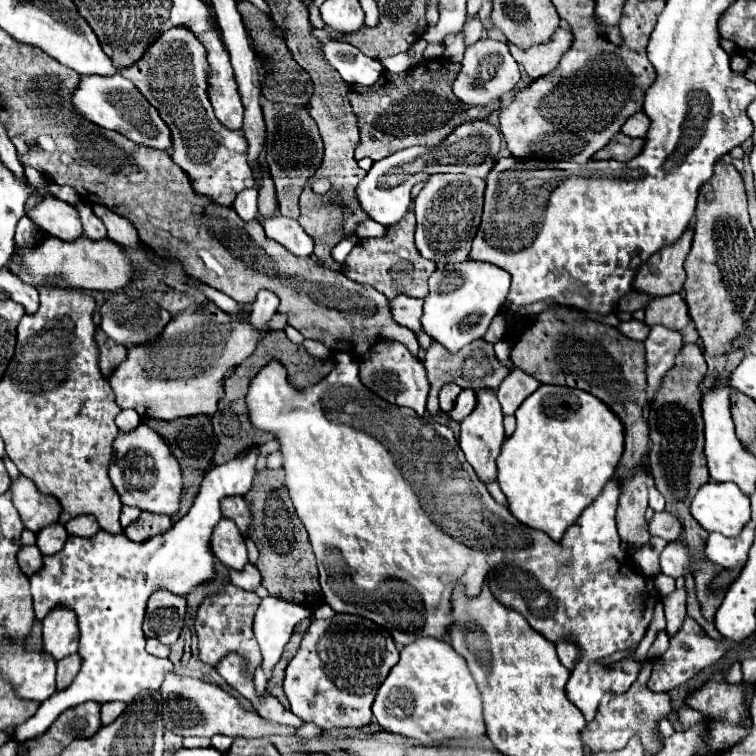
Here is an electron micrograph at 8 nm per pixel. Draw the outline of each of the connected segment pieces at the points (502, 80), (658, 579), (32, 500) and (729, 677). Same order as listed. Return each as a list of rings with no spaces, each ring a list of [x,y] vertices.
[[[487,38],[487,40],[479,40],[467,48],[465,58],[461,62],[461,70],[453,82],[453,92],[465,104],[483,106],[483,104],[489,104],[489,102],[501,98],[505,92],[513,90],[515,84],[519,82],[519,76],[521,76],[519,64],[511,58],[507,44]]]
[[[659,573],[654,578],[655,588],[661,596],[666,596],[676,589],[675,579],[663,573]]]
[[[19,476],[19,480],[11,484],[11,490],[13,490],[13,504],[25,528],[29,528],[31,532],[39,532],[43,526],[57,522],[61,512],[59,502],[51,496],[41,494],[31,480]]]
[[[735,662],[735,664],[723,674],[723,680],[725,680],[725,682],[731,682],[731,684],[741,684],[741,682],[743,682],[743,676],[741,676],[741,664]]]

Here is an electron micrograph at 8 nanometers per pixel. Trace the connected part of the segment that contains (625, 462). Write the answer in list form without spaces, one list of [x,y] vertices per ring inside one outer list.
[[[555,306],[533,318],[525,328],[523,338],[513,346],[511,360],[541,384],[561,384],[593,394],[619,416],[625,426],[625,452],[615,470],[615,478],[623,480],[623,492],[617,508],[617,530],[621,540],[627,544],[635,544],[635,548],[645,546],[651,536],[645,522],[647,470],[639,468],[649,450],[647,422],[643,418],[643,410],[647,406],[647,364],[643,342],[625,338],[613,326],[587,320],[573,308]]]

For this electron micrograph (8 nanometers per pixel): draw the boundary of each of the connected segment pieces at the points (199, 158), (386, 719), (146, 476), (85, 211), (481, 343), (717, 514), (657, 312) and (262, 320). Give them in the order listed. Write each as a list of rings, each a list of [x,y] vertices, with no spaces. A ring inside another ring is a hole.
[[[171,28],[133,68],[123,68],[121,74],[139,88],[169,126],[173,142],[169,156],[187,172],[191,188],[207,196],[213,204],[233,206],[241,190],[255,186],[255,178],[247,164],[247,138],[243,130],[235,132],[225,128],[213,114],[207,98],[207,70],[209,64],[203,44],[187,28]]]
[[[419,638],[413,644],[405,646],[399,652],[399,662],[387,674],[387,680],[379,686],[375,696],[375,704],[371,706],[375,722],[383,728],[383,732],[415,738],[423,744],[441,744],[453,738],[465,740],[483,740],[485,738],[485,722],[483,722],[483,708],[481,708],[481,694],[477,684],[465,664],[465,660],[449,646],[445,640],[437,638]]]
[[[141,422],[139,428],[131,432],[119,432],[113,448],[115,456],[109,466],[109,478],[119,492],[121,502],[139,510],[173,516],[181,506],[182,473],[167,444],[163,444],[163,438]]]
[[[79,202],[75,208],[79,210],[79,216],[81,216],[81,222],[83,222],[83,230],[85,230],[87,238],[91,238],[91,240],[103,240],[103,238],[107,238],[107,228],[93,214],[93,210],[91,210],[89,204]]]
[[[475,340],[469,346],[465,346],[463,350],[459,350],[457,354],[451,354],[441,344],[433,342],[431,348],[425,352],[425,368],[427,368],[427,374],[429,374],[429,382],[431,382],[431,392],[429,392],[429,400],[427,400],[427,412],[431,416],[435,416],[437,410],[439,410],[437,408],[437,394],[439,394],[439,390],[445,382],[455,382],[461,388],[471,388],[471,390],[497,388],[501,384],[501,380],[509,374],[499,364],[499,360],[495,358],[493,344],[489,344],[485,340]]]
[[[707,482],[691,502],[691,516],[707,532],[737,536],[751,518],[749,496],[731,482]]]
[[[679,294],[653,298],[645,310],[645,324],[661,324],[669,330],[683,330],[689,324],[689,310]]]
[[[261,290],[257,294],[257,300],[251,306],[251,314],[249,314],[247,322],[253,324],[255,330],[265,332],[269,328],[271,316],[277,312],[277,306],[279,306],[279,298],[269,290]]]

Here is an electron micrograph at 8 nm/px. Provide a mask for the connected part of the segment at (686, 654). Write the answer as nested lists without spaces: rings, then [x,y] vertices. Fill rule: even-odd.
[[[685,618],[683,628],[679,630],[677,636],[671,638],[669,650],[663,658],[655,660],[653,664],[653,692],[669,692],[681,684],[685,684],[689,678],[693,678],[699,670],[715,664],[719,658],[723,658],[729,650],[735,648],[735,642],[731,640],[713,640],[709,638],[703,628],[693,620],[693,618]]]

